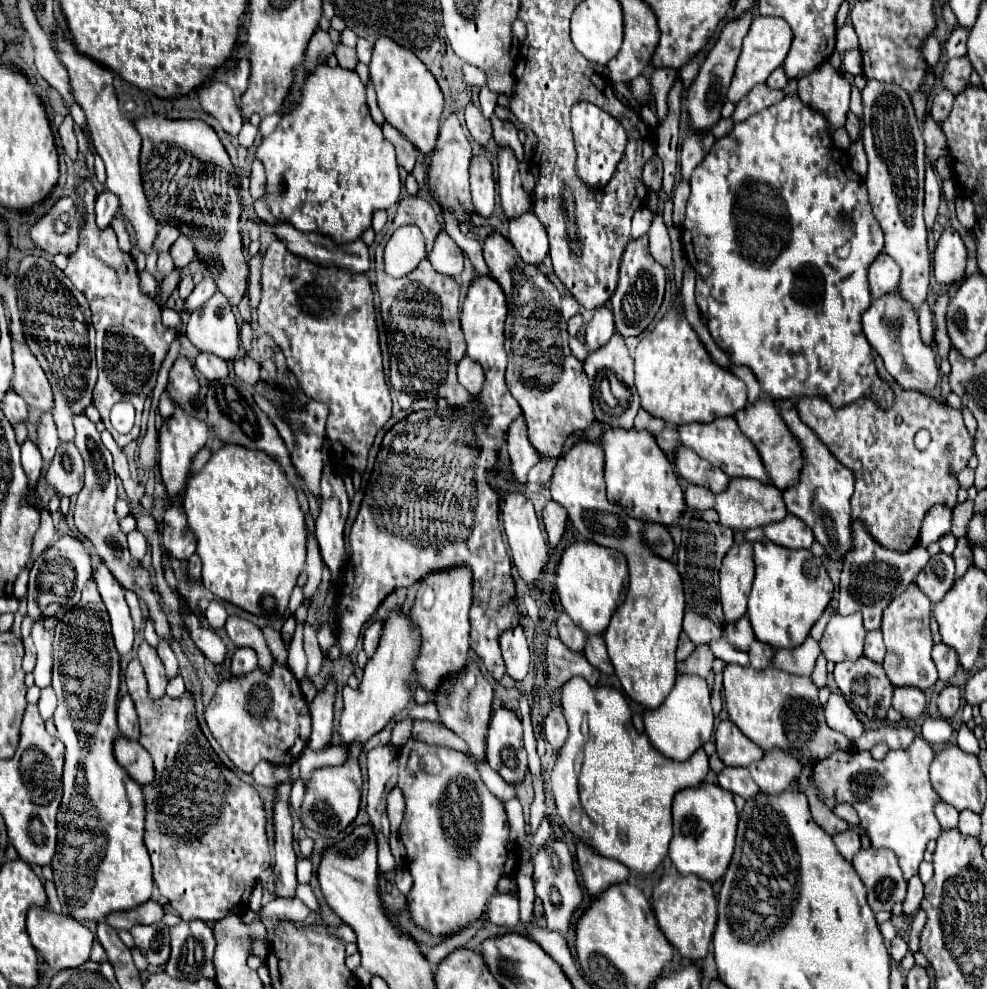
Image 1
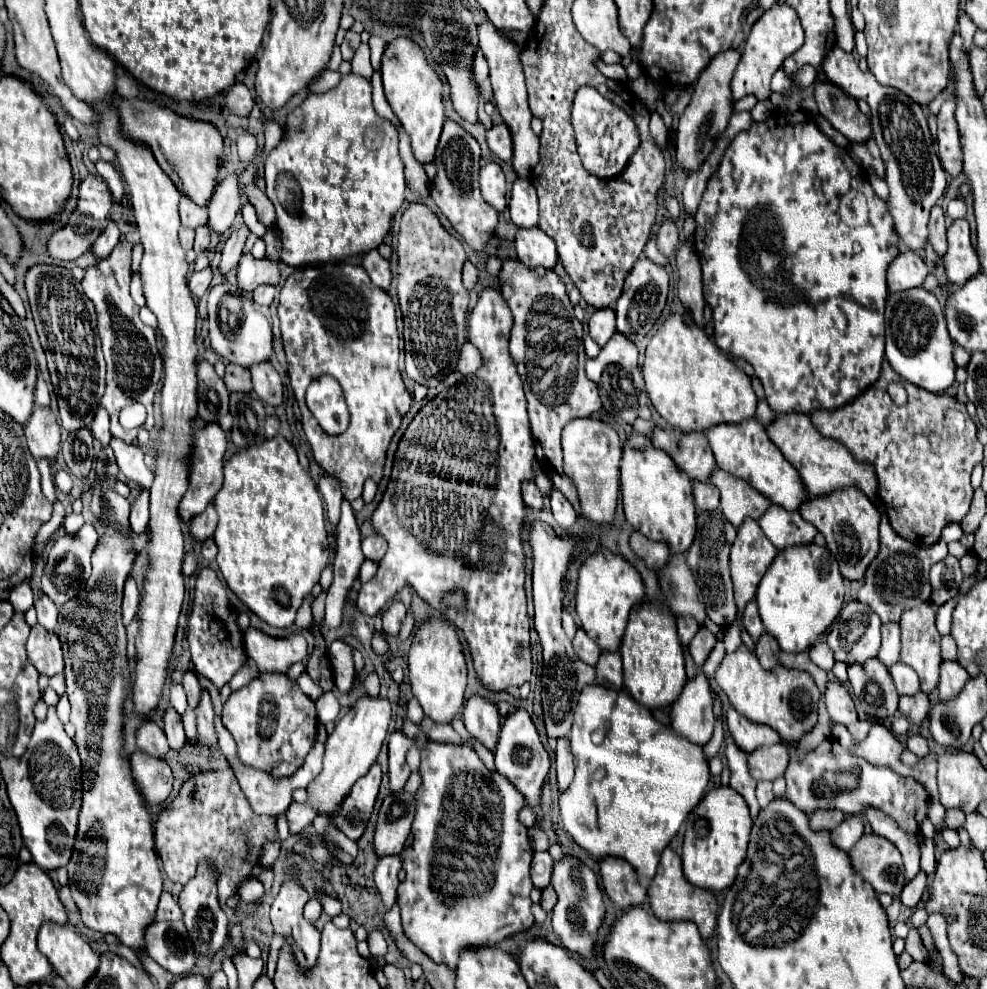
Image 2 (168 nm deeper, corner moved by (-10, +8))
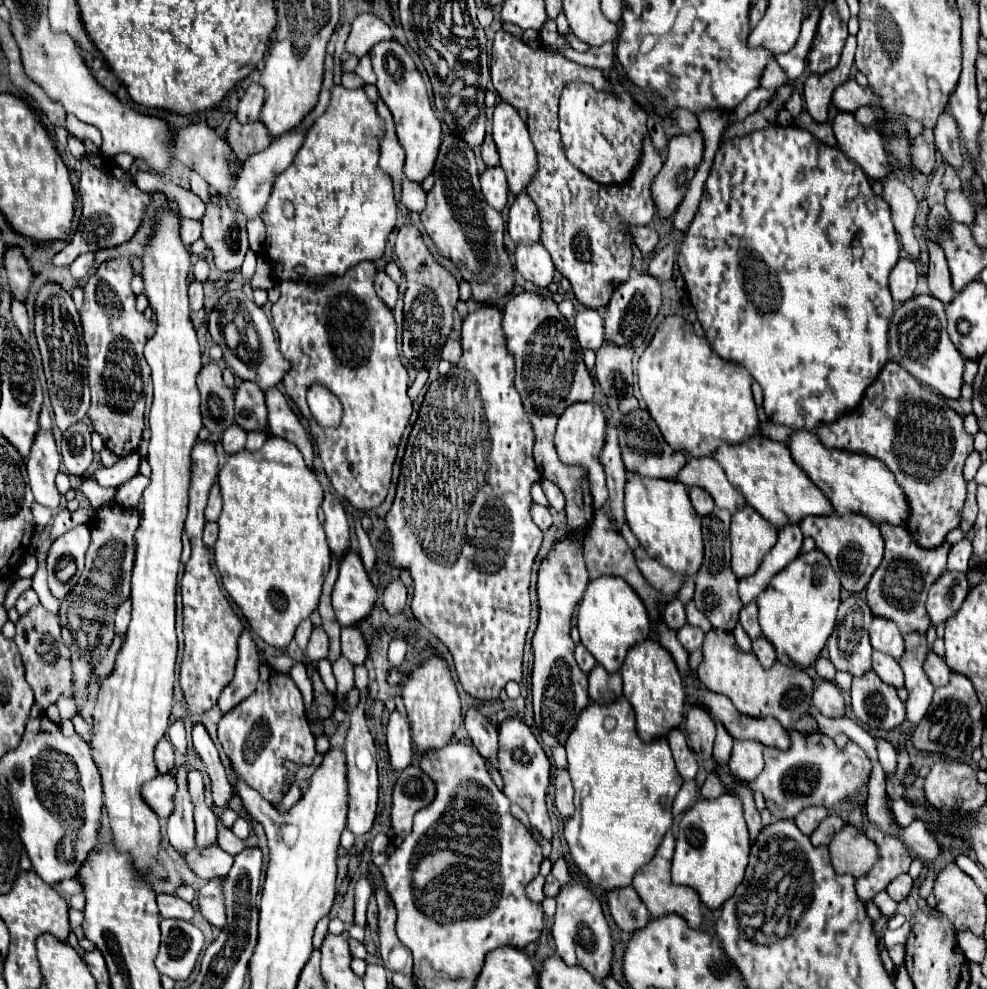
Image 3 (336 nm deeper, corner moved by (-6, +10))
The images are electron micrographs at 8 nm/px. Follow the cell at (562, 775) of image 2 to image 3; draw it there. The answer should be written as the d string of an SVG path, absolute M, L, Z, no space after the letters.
M559 769L557 777L555 777L555 807L557 807L557 811L559 811L563 821L571 819L573 813L575 813L575 807L573 807L573 785L571 785L569 773L565 769Z

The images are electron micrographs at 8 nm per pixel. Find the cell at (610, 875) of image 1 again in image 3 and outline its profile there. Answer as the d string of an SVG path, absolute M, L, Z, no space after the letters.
M617 889L615 893L607 893L607 903L613 921L627 935L633 935L651 921L651 915L643 901L639 899L637 891Z

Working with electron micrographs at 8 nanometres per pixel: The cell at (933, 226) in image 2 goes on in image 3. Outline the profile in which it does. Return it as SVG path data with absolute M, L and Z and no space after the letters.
M927 239L927 247L929 247L929 291L933 297L937 297L941 303L951 303L955 297L955 291L951 287L951 277L949 277L949 269L947 269L947 261L943 257L943 251L939 249L939 245L935 245L933 241Z

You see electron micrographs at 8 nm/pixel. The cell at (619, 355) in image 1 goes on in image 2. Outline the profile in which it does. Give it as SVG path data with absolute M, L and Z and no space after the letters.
M615 333L607 345L601 349L601 353L593 359L587 359L587 365L585 365L585 371L587 371L587 377L591 381L595 381L597 385L601 383L601 373L605 371L605 367L609 365L619 365L623 369L627 369L631 381L635 377L635 381L641 383L641 373L639 373L639 361L637 361L637 347L635 343L631 343L625 335L619 335Z

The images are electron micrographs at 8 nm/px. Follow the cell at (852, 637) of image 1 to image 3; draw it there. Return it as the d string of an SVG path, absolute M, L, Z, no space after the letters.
M849 595L841 603L835 633L831 635L831 639L827 643L829 659L837 671L847 671L853 677L863 677L867 671L871 671L871 651L873 651L873 647L869 643L871 621L873 621L873 615L871 615L871 609L869 609L867 601L863 599L863 595Z

